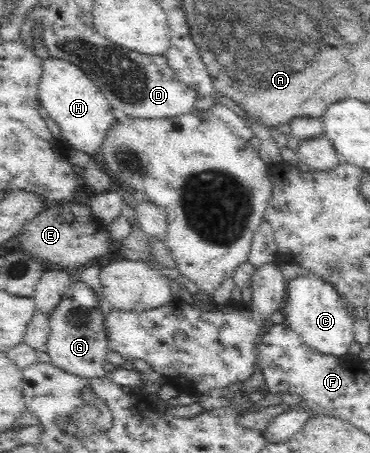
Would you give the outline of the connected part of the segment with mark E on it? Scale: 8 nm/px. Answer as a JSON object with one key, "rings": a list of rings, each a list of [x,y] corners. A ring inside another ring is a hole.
{"rings":[[[60,201],[47,207],[27,222],[22,231],[16,235],[20,240],[23,252],[39,260],[48,260],[52,264],[68,268],[85,268],[96,258],[110,254],[113,239],[109,236],[108,228],[102,225],[101,220],[93,216],[87,205]]]}

